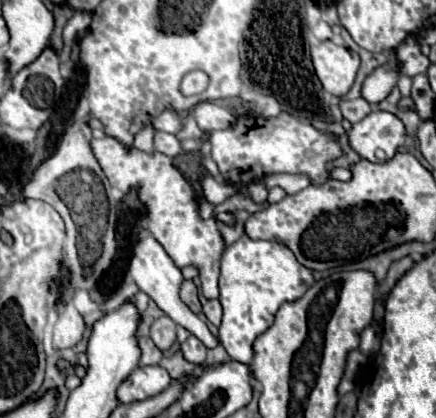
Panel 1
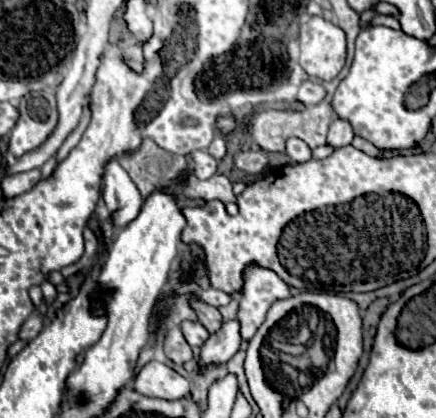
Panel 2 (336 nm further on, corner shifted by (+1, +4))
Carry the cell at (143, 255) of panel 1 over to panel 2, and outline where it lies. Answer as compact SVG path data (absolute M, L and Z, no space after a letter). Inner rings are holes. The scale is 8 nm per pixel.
M111 158L105 164L103 180L101 180L101 196L113 216L113 224L117 228L129 224L133 218L137 218L139 208L143 204L143 198L137 190L137 186L131 182L129 174L121 168L117 158Z

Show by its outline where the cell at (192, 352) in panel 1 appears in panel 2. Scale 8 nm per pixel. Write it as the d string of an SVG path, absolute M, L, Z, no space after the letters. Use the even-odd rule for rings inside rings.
M185 320L185 322L181 322L181 332L191 346L201 346L209 338L209 332L205 330L205 326L201 322Z

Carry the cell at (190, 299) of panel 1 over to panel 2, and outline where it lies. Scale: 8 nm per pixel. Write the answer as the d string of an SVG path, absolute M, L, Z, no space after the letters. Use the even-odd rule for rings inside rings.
M191 300L191 306L197 310L199 322L201 322L211 334L215 334L215 332L221 328L223 316L221 316L221 312L219 312L217 308L213 308L213 306L209 306L209 304L201 302L201 300Z

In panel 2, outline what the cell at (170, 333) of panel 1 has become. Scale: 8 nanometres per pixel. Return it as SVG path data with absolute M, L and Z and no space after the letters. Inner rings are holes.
M171 328L165 338L165 354L175 362L175 364L185 364L187 360L193 358L191 346L183 338L179 328Z

